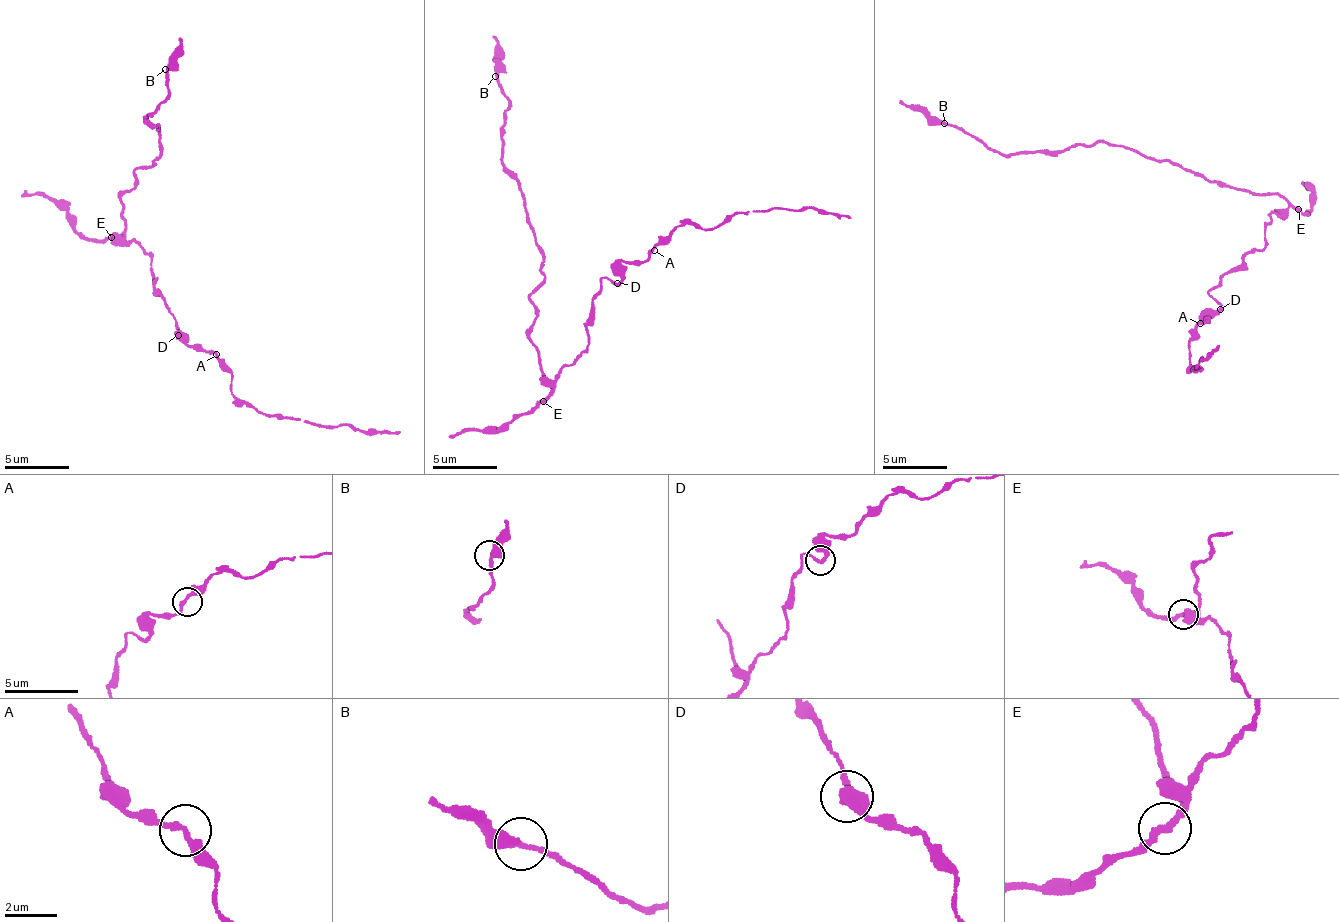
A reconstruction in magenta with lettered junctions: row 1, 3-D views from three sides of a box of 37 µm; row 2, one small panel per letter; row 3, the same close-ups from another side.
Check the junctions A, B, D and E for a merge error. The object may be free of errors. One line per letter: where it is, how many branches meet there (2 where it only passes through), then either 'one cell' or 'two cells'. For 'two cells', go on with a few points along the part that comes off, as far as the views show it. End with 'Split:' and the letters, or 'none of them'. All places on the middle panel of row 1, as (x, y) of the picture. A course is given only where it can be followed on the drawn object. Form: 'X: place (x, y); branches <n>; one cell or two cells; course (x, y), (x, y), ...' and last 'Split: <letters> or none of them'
A: place (654, 250); branches 2; one cell
B: place (495, 76); branches 2; one cell
D: place (617, 283); branches 2; one cell
E: place (543, 401); branches 2; one cell
Split: none of them

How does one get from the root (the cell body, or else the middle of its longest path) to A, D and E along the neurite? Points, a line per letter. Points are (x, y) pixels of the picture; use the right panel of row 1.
A: (1284, 212), (1270, 215), (1264, 245), (1252, 250), (1209, 292), (1209, 298), (1220, 309), (1200, 323)
D: (1284, 212), (1270, 215), (1264, 245), (1252, 250), (1209, 292), (1209, 298), (1220, 309)
E: (1284, 212), (1290, 207), (1298, 209)

